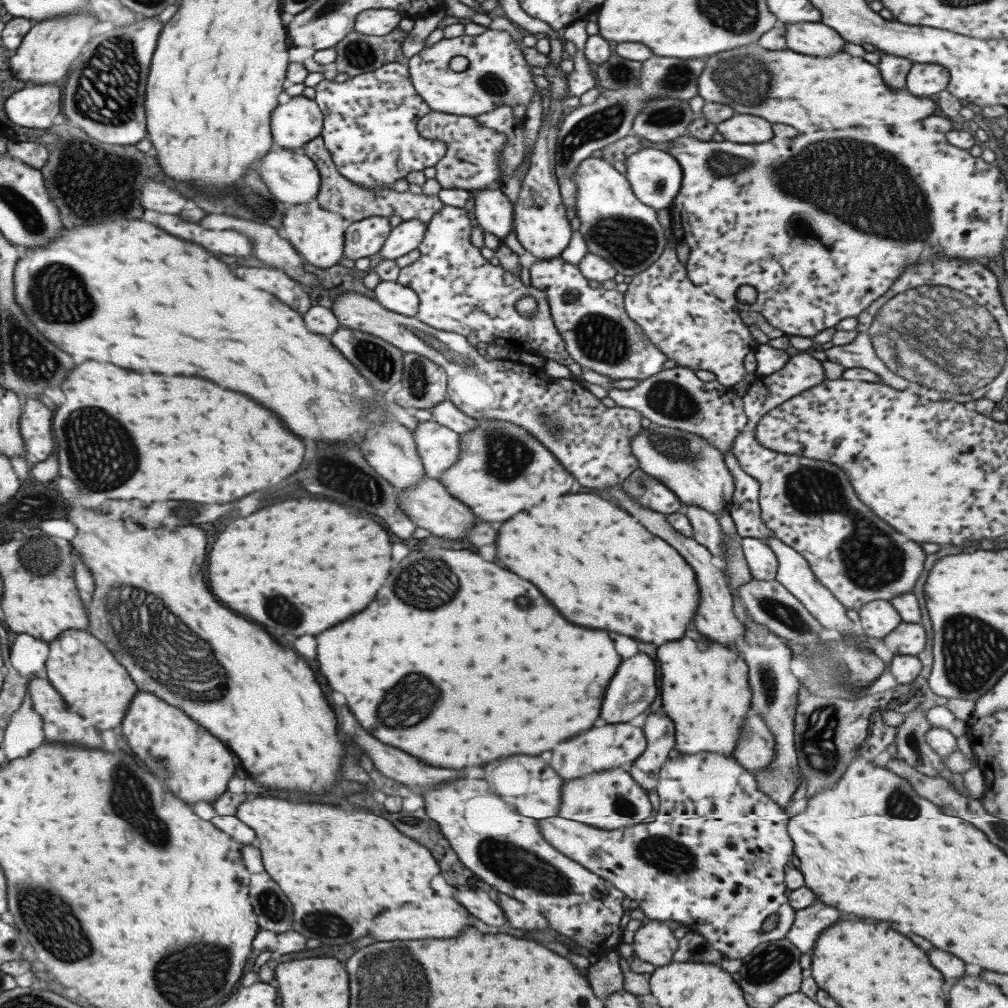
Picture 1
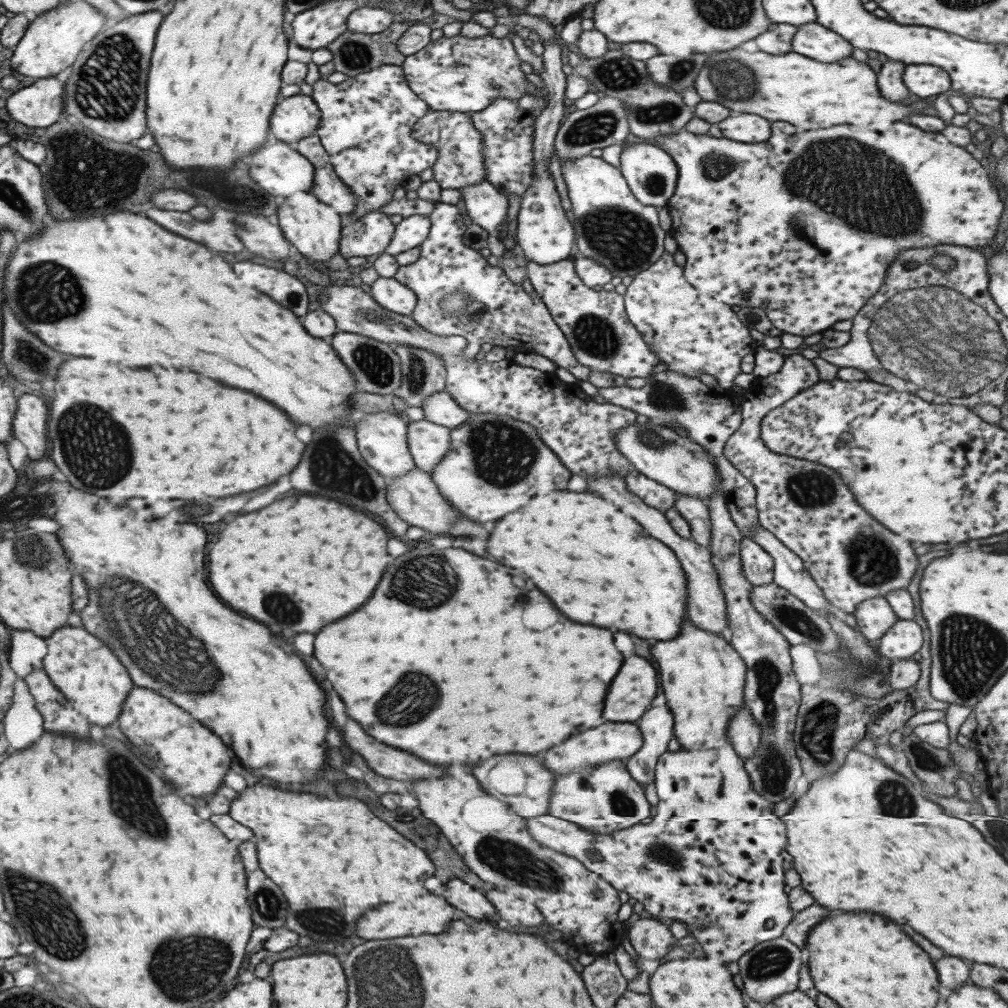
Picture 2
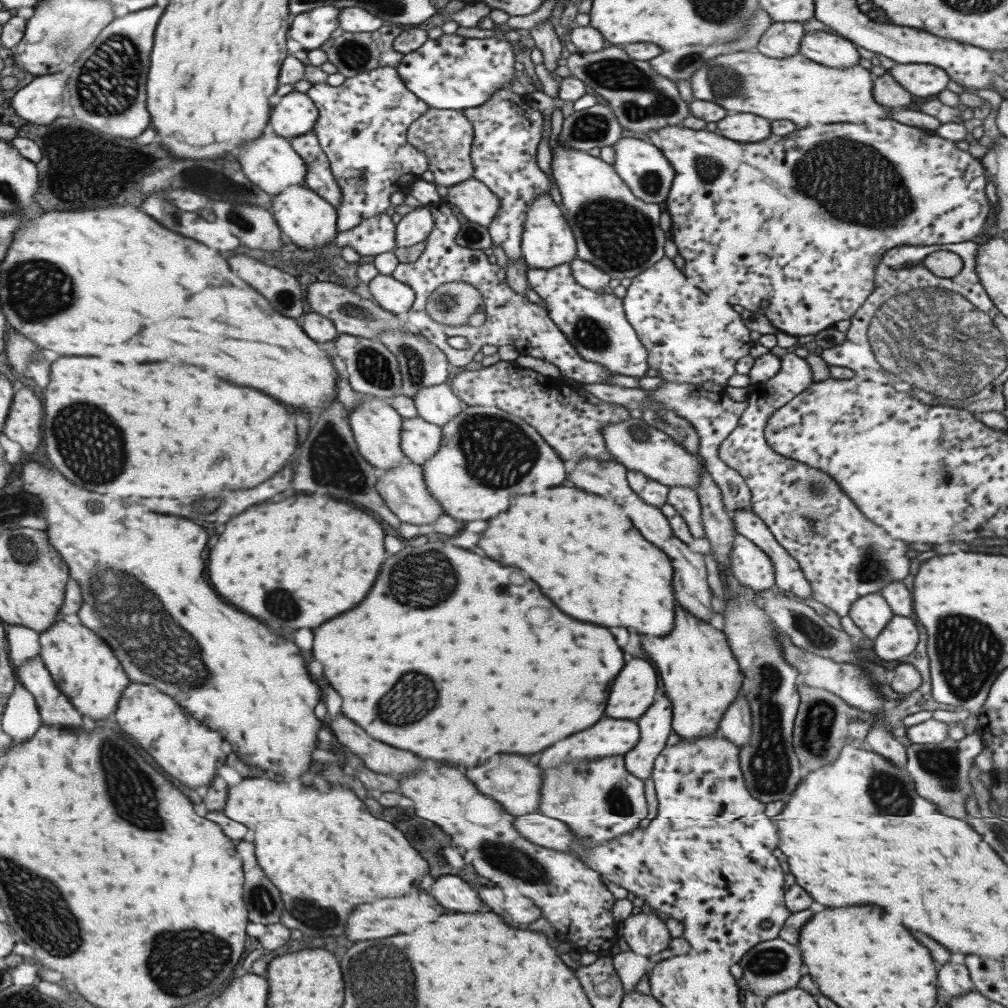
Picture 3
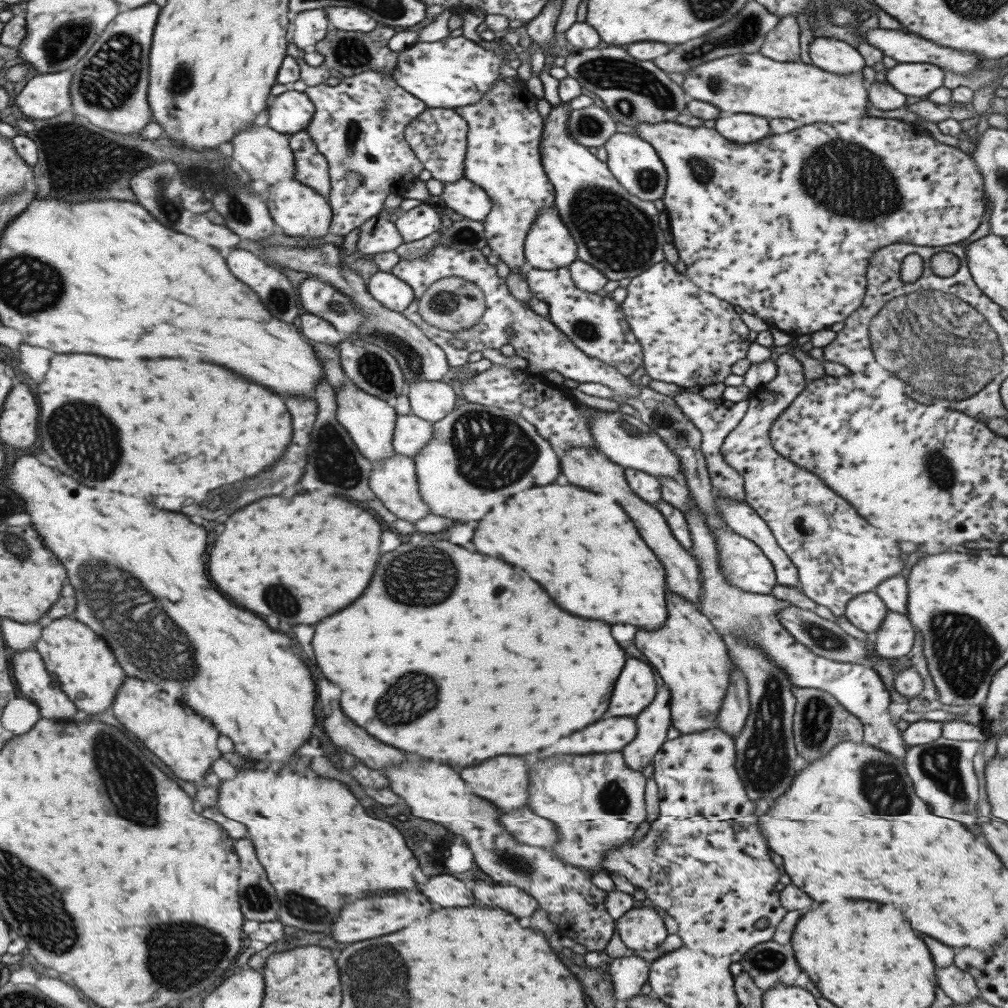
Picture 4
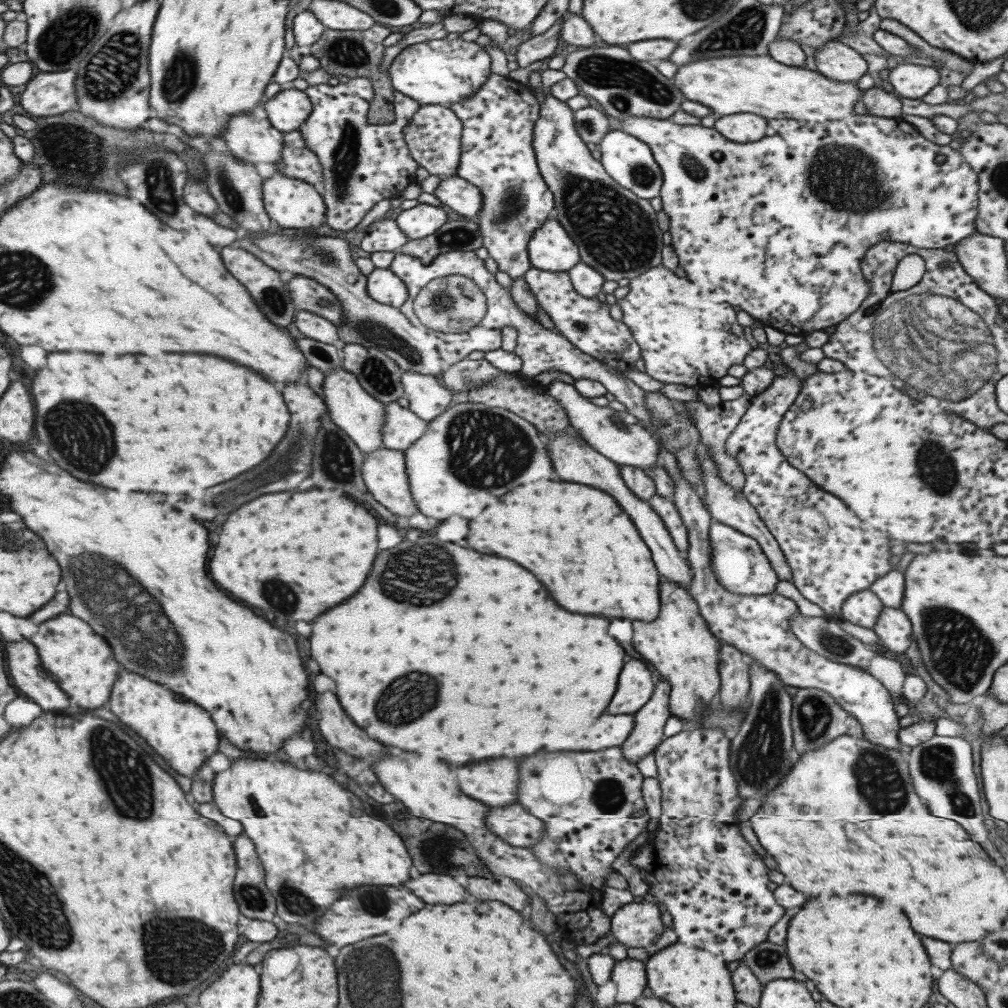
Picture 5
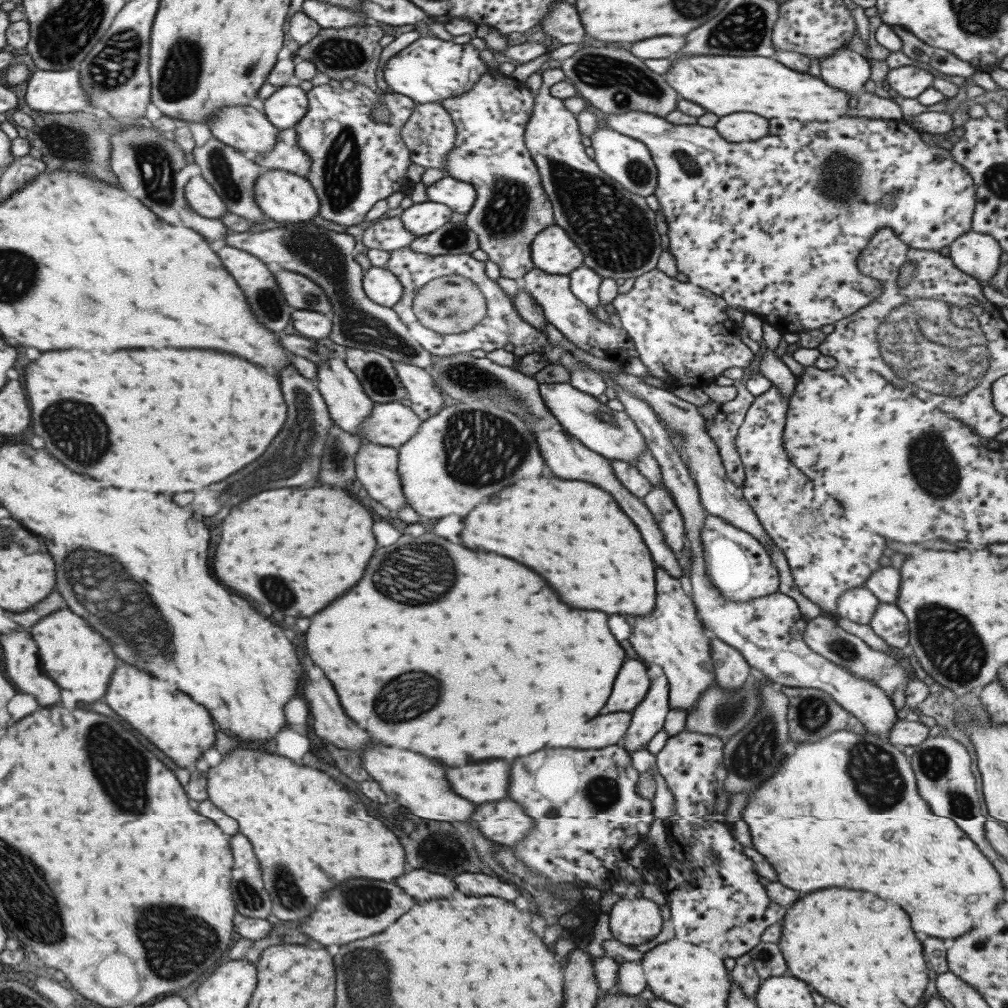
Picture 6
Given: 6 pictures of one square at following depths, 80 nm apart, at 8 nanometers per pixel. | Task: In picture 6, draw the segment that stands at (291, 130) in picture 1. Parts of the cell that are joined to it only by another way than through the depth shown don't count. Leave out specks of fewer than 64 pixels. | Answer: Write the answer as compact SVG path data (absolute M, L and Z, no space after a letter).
M298 86L276 87L264 100L264 113L279 130L295 127L308 111L307 92Z

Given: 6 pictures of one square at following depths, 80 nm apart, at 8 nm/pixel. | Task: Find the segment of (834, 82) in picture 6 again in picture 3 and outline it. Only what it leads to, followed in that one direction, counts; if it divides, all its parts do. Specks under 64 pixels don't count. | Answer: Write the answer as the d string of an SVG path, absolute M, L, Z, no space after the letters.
M803 31L797 53L816 64L839 69L858 65L860 59L850 40L824 31Z

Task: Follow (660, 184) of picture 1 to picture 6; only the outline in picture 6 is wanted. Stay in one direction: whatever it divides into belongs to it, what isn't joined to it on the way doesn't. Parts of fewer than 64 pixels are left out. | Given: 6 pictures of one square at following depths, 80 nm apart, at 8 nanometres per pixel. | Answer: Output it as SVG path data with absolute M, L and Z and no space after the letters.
M606 128L595 130L588 138L593 148L593 160L603 174L634 195L644 198L653 194L656 187L656 166L651 160L647 147L642 142Z

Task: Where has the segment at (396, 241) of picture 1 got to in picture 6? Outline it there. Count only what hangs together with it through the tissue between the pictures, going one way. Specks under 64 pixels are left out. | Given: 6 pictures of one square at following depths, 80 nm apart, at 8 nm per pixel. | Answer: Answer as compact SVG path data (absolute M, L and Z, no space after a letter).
M425 201L413 203L408 208L403 209L399 218L408 231L419 236L436 231L437 228L447 223L451 211L445 204Z

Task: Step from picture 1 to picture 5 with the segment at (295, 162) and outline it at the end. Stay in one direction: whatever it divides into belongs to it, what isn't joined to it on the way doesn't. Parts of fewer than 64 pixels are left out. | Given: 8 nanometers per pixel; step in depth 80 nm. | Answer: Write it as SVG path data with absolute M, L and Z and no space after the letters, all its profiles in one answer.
M253 113L233 115L228 127L224 130L222 140L236 157L251 164L257 164L257 166L259 164L271 164L274 168L273 175L281 174L277 164L279 164L281 152L283 152L283 133L278 129L274 129L268 118L260 120Z

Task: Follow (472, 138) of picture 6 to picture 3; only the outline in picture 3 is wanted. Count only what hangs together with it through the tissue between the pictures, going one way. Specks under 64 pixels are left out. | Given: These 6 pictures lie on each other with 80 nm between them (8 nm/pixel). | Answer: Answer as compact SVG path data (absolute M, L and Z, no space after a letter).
M509 88L499 89L480 107L460 111L472 126L472 177L498 198L495 216L486 227L492 244L498 246L508 260L521 257L520 238L526 208L538 194L549 192L547 175L535 162L541 132L541 113L527 103L527 95L517 95Z

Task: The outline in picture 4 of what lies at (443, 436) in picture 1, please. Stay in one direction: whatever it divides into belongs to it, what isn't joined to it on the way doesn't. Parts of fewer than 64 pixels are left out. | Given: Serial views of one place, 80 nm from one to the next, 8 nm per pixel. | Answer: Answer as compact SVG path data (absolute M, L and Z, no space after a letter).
M410 412L405 415L396 414L391 435L392 449L395 454L408 456L411 459L427 441L430 441L431 433L430 422Z

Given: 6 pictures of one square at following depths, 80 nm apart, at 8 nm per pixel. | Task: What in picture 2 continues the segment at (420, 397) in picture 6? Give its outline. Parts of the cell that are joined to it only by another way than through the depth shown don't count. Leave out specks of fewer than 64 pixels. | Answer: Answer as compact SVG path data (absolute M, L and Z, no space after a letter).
M444 389L424 399L421 410L423 410L424 419L429 422L452 429L467 420L468 412L457 406L451 400L451 395Z

